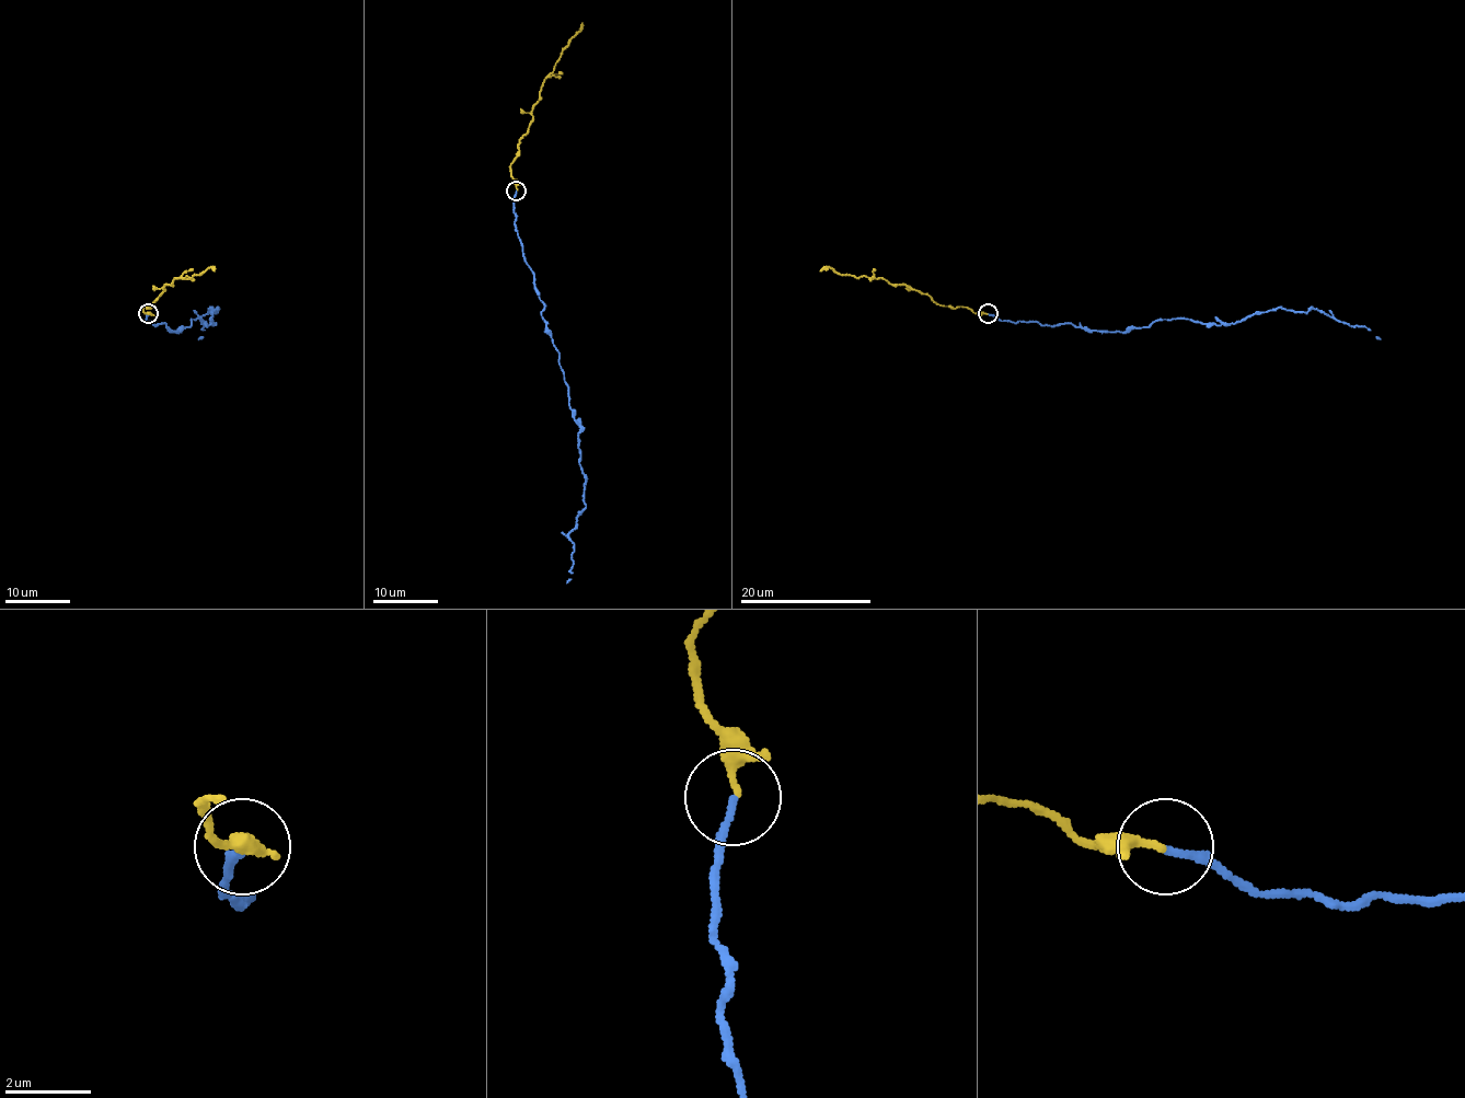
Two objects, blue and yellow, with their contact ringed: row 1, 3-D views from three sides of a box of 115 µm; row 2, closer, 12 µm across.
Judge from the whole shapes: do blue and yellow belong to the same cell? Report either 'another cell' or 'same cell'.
another cell

